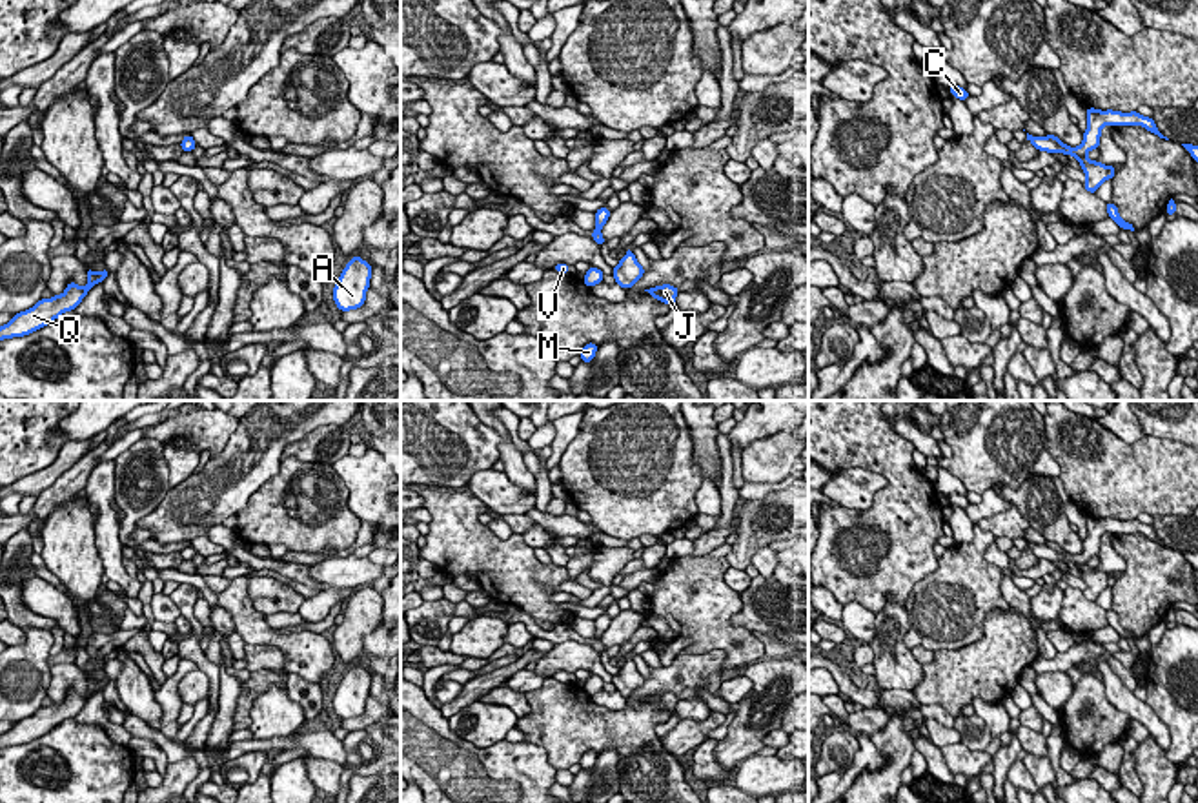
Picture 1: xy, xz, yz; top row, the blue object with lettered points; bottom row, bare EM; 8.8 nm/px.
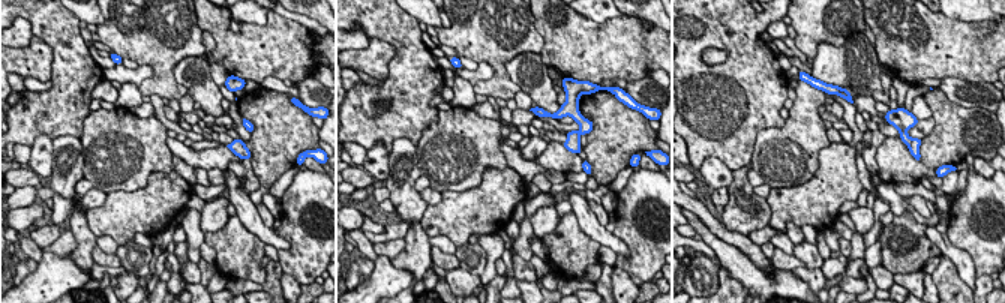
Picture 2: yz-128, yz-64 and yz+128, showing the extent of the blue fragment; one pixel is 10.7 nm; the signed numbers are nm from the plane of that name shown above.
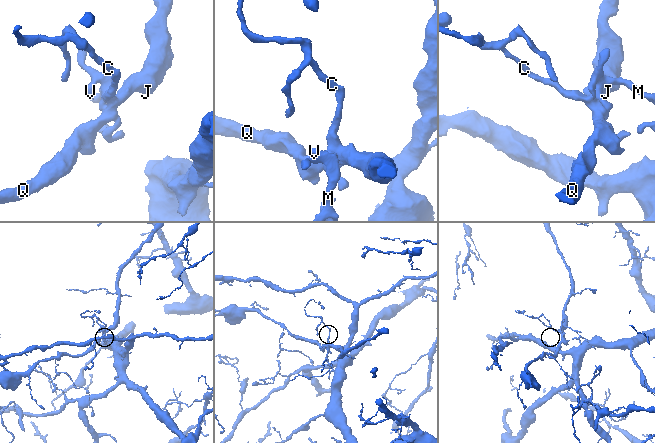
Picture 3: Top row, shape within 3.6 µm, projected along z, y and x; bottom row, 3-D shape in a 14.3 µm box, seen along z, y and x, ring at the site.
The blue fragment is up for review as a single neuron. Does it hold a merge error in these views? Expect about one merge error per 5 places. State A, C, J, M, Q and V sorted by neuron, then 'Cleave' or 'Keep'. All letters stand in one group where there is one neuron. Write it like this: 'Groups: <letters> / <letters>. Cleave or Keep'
Groups: A C M V / J Q. Cleave

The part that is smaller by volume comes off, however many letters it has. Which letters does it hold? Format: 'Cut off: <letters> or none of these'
Cut off: J, Q

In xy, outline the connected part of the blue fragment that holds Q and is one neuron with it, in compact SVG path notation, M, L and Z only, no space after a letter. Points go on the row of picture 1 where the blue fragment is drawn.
M91 268L86 271L86 288L71 280L62 295L40 299L33 308L16 313L7 324L0 326L0 341L29 335L58 319L62 313L73 311L96 282L104 284L109 273L107 268L104 268L100 273L95 273Z

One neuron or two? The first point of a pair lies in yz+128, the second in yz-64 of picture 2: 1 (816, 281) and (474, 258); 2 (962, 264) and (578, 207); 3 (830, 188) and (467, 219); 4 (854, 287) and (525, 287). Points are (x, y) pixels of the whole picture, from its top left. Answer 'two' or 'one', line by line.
1: two
2: one
3: one
4: one

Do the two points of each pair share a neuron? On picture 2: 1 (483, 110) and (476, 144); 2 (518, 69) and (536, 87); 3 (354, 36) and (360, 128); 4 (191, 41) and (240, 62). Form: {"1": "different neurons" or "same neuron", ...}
{"1": "different neurons", "2": "same neuron", "3": "different neurons", "4": "different neurons"}

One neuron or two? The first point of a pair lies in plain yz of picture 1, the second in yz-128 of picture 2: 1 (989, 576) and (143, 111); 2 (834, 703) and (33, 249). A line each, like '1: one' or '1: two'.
1: two
2: one

